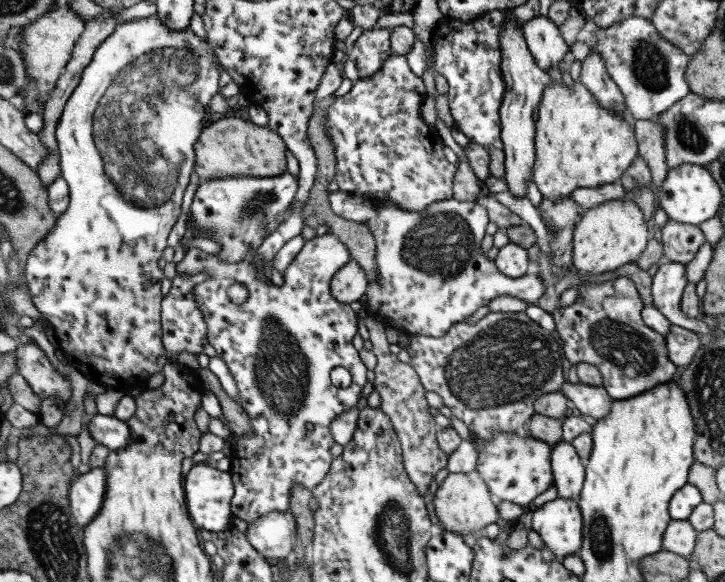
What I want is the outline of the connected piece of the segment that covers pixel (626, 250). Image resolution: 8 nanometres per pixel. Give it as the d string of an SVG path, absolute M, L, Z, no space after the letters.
M623 197L588 208L575 221L572 230L572 254L569 260L581 274L615 270L626 262L634 262L646 247L648 224L639 207Z

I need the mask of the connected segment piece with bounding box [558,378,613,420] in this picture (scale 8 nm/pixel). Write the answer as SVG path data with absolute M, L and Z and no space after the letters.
M568 380L561 383L560 393L579 410L583 417L587 416L590 420L597 420L602 416L608 415L612 397L605 392L601 386L589 386L585 383L569 383Z

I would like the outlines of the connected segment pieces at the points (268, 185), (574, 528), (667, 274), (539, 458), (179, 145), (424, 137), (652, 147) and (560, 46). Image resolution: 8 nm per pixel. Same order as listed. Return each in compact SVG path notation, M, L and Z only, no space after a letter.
M287 171L269 177L228 176L201 180L190 204L193 238L201 236L218 242L221 250L215 256L236 263L284 221L283 212L291 204L297 187L298 180Z
M555 498L537 508L530 530L537 533L544 547L562 559L581 546L581 511L577 500Z
M661 261L650 284L653 306L675 326L694 333L709 334L708 321L688 317L681 312L680 301L685 283L684 264Z
M469 431L468 441L478 452L475 471L485 483L494 500L507 501L524 508L538 494L552 486L550 454L552 445L537 437L517 433L493 433L490 439L479 438Z
M156 14L135 22L131 20L131 22L121 23L114 27L113 33L101 41L97 50L93 52L91 62L80 74L77 87L63 105L54 130L58 146L57 153L59 153L60 177L68 186L68 205L57 217L55 226L29 251L24 268L24 281L33 307L52 326L56 340L55 348L60 350L64 360L79 374L83 374L83 378L87 378L89 382L110 386L110 390L127 392L132 388L145 389L147 379L161 374L164 364L170 362L161 342L160 301L162 296L159 283L164 277L156 262L165 248L165 239L171 226L181 214L179 209L181 197L187 186L189 174L194 169L193 144L200 136L201 129L215 118L209 111L209 101L219 90L217 67L218 63L212 50L209 50L207 43L199 36L195 36L190 28L185 28L183 32L171 32L157 20Z
M391 52L389 58L383 62L383 66L381 66L374 75L355 80L352 83L353 86L351 86L351 90L349 90L347 94L335 98L335 101L326 112L325 125L328 129L328 136L332 142L334 158L336 159L335 173L332 180L335 180L337 188L345 193L353 193L354 195L367 197L369 200L373 200L377 205L393 203L403 210L415 212L423 212L424 208L427 205L431 205L432 202L451 198L451 181L456 169L454 164L449 164L449 162L445 160L443 150L441 149L443 145L435 129L426 125L419 116L419 105L421 105L421 102L423 102L426 97L425 88L421 77L417 77L410 72L406 58L403 55L394 55Z
M636 120L632 124L637 145L637 156L650 170L650 178L660 189L660 184L667 174L664 148L664 126L659 121Z
M545 16L531 18L521 25L520 30L533 61L545 72L549 67L557 68L564 55L570 51L561 39L556 24Z

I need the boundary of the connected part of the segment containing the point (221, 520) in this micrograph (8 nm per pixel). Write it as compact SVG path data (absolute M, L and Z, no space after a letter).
M204 462L191 465L182 479L184 502L192 525L207 532L222 532L231 524L231 498L233 494L232 478L227 471L219 471Z

